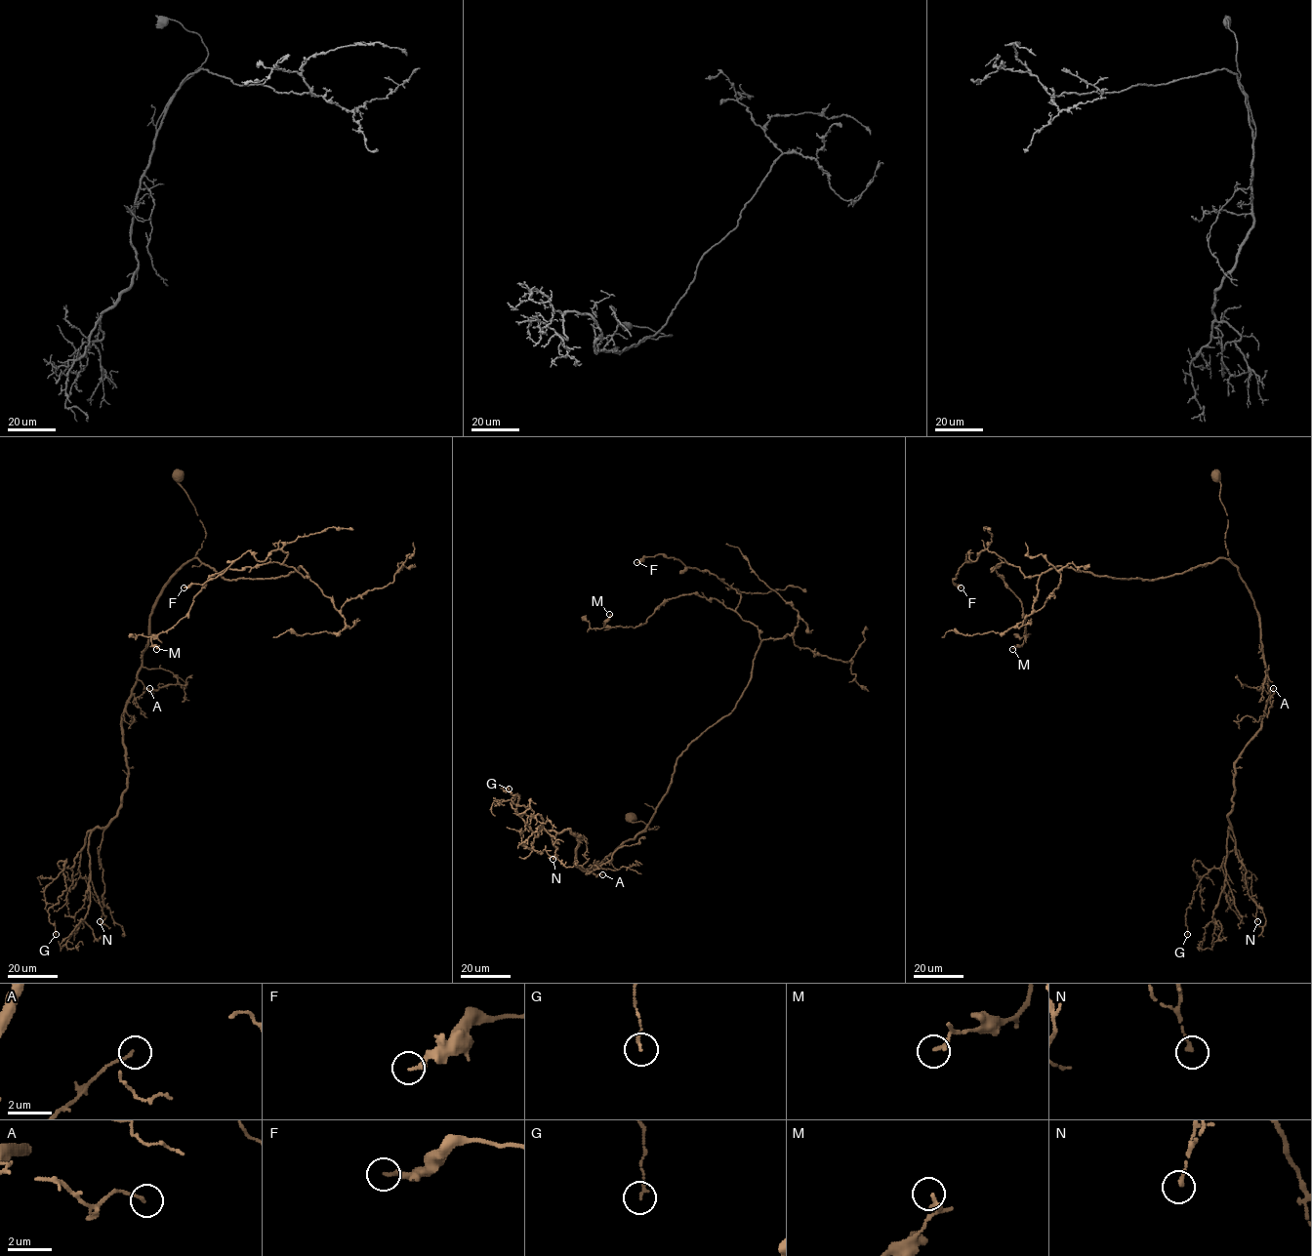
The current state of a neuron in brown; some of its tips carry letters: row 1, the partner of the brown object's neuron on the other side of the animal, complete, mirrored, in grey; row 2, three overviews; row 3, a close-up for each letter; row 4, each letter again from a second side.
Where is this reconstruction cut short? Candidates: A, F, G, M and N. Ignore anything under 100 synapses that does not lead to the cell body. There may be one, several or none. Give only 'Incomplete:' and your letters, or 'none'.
Incomplete: none

